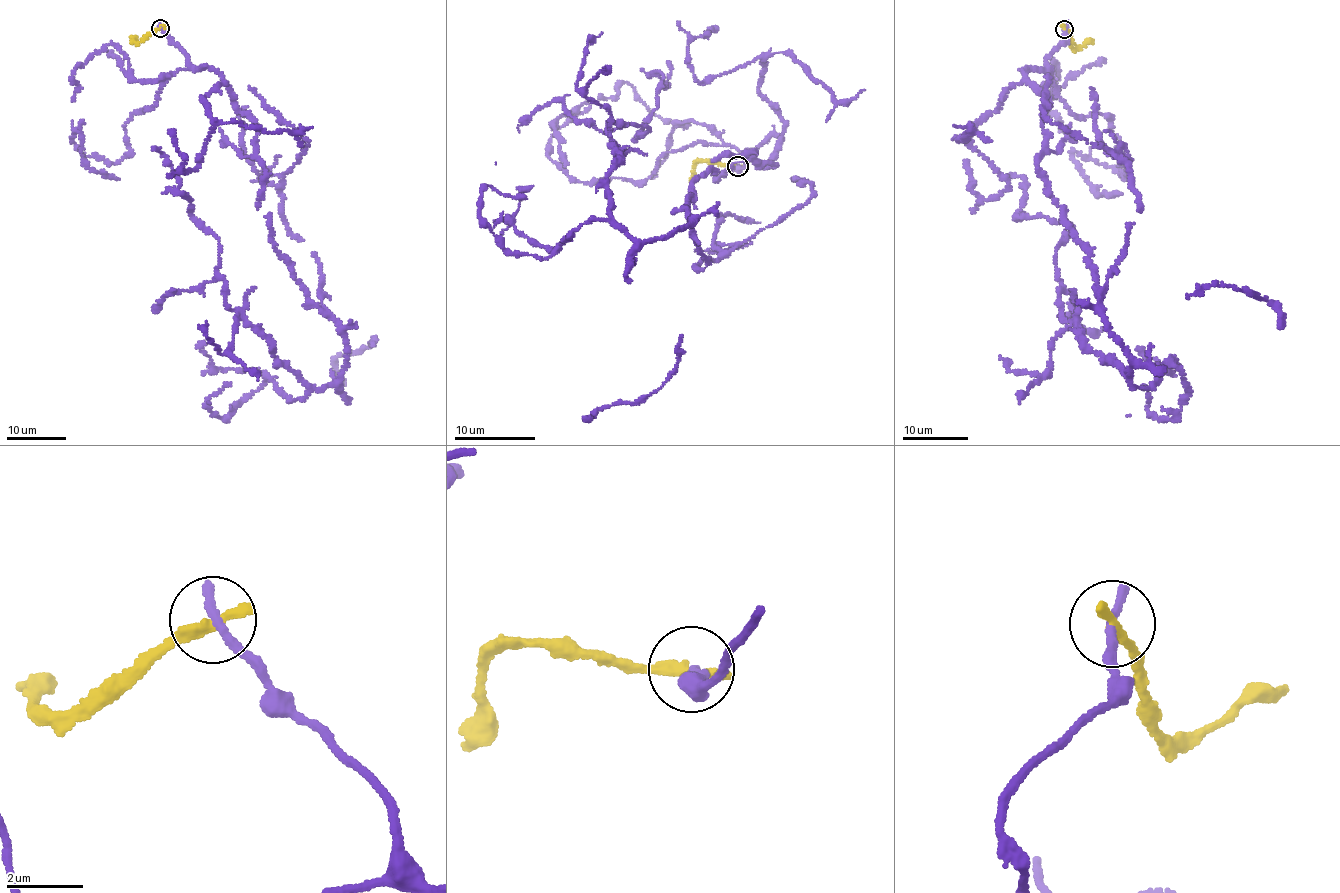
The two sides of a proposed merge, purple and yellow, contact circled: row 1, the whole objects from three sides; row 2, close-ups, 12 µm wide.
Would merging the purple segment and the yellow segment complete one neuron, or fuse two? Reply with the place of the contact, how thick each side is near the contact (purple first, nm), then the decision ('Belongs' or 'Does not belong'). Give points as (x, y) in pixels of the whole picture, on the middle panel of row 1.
Place: (738, 166). Thickness 280 nm (purple) against 360 nm. Does not belong

